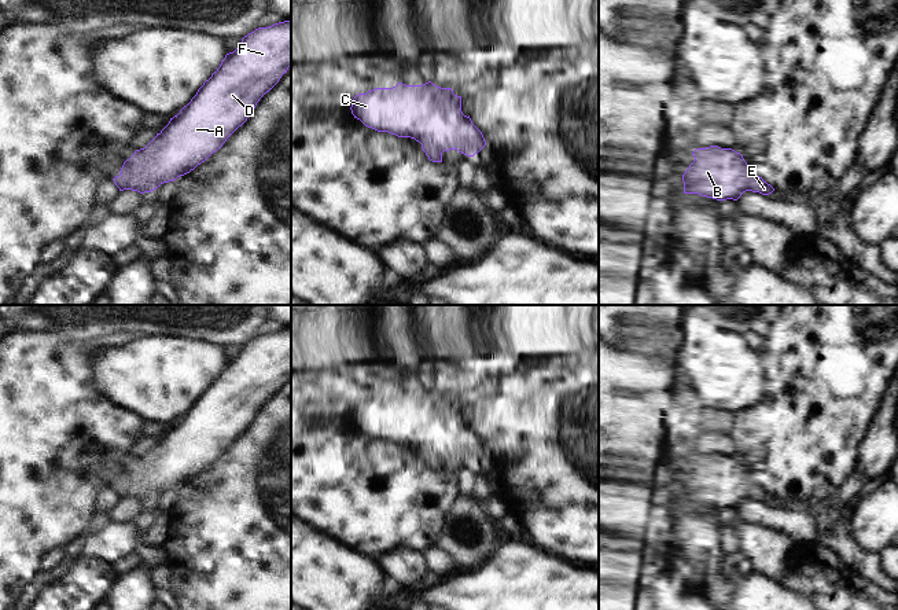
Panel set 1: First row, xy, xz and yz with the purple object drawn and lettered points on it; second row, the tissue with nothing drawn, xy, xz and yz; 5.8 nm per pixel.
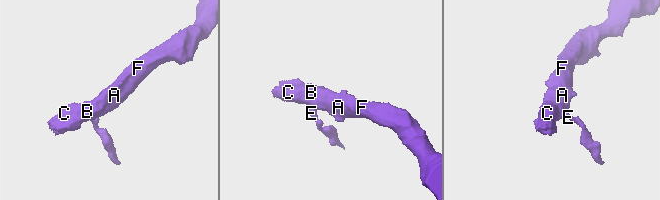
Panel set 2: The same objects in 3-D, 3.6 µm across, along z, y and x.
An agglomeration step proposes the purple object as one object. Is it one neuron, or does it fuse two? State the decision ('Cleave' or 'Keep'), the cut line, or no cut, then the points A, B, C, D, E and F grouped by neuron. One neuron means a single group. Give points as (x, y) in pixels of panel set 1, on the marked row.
Keep. No split. Groups: A B C D E F

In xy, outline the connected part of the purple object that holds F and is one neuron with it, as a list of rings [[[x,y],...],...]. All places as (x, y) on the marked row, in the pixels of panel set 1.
[[[291,21],[258,27],[242,38],[240,45],[225,55],[220,67],[198,89],[191,102],[157,136],[126,159],[119,174],[113,180],[119,191],[132,190],[140,194],[151,192],[161,184],[174,181],[205,162],[213,152],[222,147],[227,139],[242,126],[251,115],[260,99],[269,92],[291,66]]]

